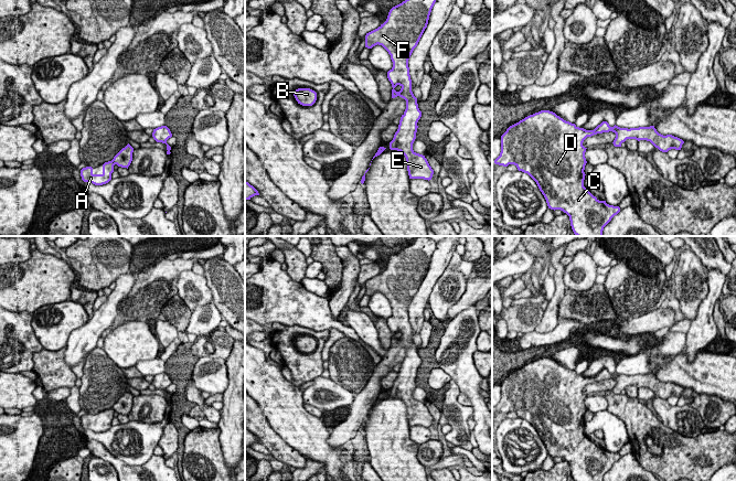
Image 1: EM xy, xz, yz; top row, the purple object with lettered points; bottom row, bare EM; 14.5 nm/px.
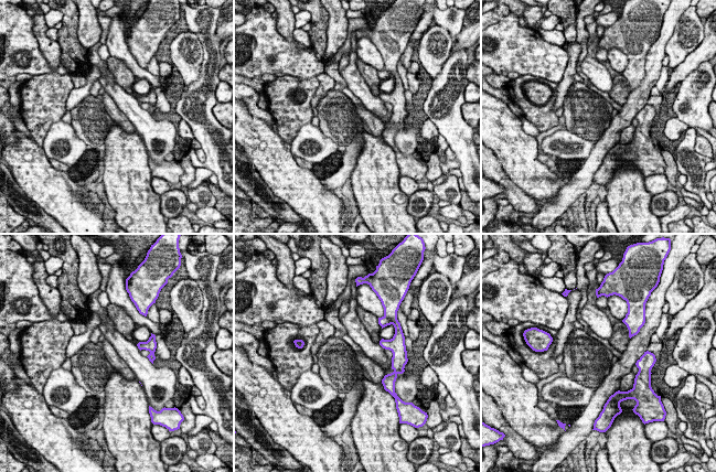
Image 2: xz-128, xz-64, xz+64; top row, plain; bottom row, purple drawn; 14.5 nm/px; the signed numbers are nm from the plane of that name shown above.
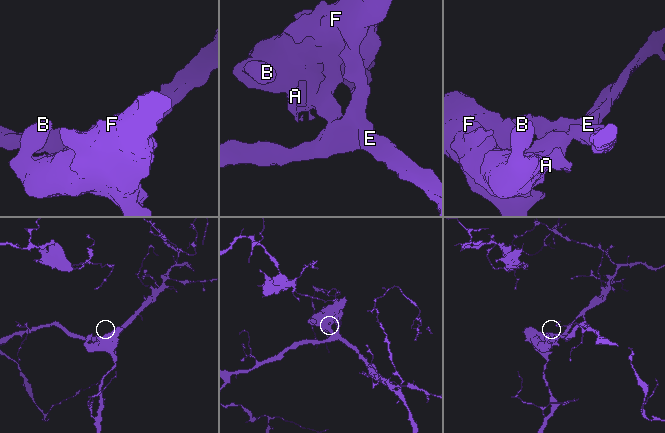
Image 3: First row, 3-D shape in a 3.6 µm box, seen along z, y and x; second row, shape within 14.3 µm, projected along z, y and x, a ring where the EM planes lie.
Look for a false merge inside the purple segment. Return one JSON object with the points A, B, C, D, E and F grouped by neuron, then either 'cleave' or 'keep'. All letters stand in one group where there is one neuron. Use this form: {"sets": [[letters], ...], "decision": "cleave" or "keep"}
{"sets": [["A", "B", "C", "D", "E", "F"]], "decision": "keep"}

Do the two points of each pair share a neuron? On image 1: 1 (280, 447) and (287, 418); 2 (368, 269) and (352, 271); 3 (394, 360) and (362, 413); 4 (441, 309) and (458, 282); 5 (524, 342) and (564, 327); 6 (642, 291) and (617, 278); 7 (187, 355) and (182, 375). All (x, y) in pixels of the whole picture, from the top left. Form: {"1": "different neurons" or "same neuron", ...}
{"1": "different neurons", "2": "different neurons", "3": "same neuron", "4": "same neuron", "5": "same neuron", "6": "same neuron", "7": "same neuron"}

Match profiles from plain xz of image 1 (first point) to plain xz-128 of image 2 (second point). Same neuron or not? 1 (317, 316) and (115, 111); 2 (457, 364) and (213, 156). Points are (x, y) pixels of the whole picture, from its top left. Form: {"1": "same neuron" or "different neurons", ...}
{"1": "different neurons", "2": "same neuron"}

